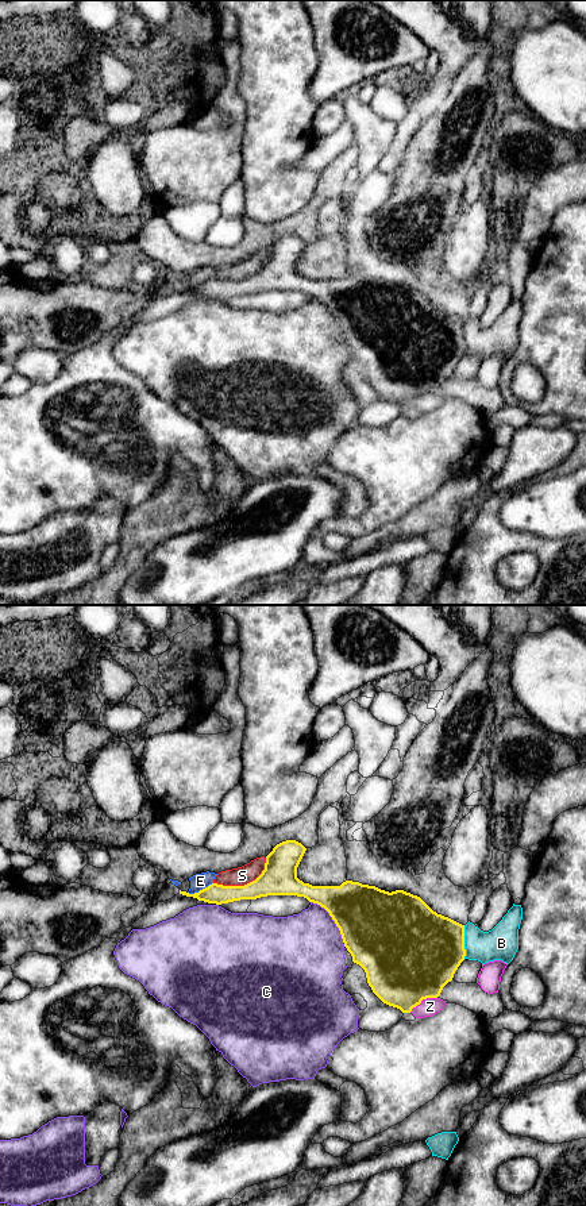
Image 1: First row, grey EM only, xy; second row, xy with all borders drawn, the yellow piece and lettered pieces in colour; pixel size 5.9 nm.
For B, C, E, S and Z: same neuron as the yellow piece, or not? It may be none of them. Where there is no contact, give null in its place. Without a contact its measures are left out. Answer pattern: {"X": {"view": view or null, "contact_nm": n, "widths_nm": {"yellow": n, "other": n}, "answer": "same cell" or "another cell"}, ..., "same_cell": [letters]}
{"B": {"view": "xy", "contact_nm": 200, "widths_nm": {"yellow": 460, "other": 200}, "answer": "another cell"}, "C": {"view": "xy", "contact_nm": 320, "widths_nm": {"yellow": 420, "other": 460}, "answer": "another cell"}, "E": {"view": "xy", "contact_nm": 170, "widths_nm": {"yellow": 120, "other": 100}, "answer": "another cell"}, "S": {"view": "xy", "contact_nm": 360, "widths_nm": {"yellow": 200, "other": 110}, "answer": "another cell"}, "Z": {"view": "xy", "contact_nm": 190, "widths_nm": {"yellow": 500, "other": 110}, "answer": "another cell"}, "same_cell": []}

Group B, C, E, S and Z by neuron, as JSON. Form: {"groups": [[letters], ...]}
{"groups": [["B"], ["C"], ["E", "S"], ["Z"]]}

